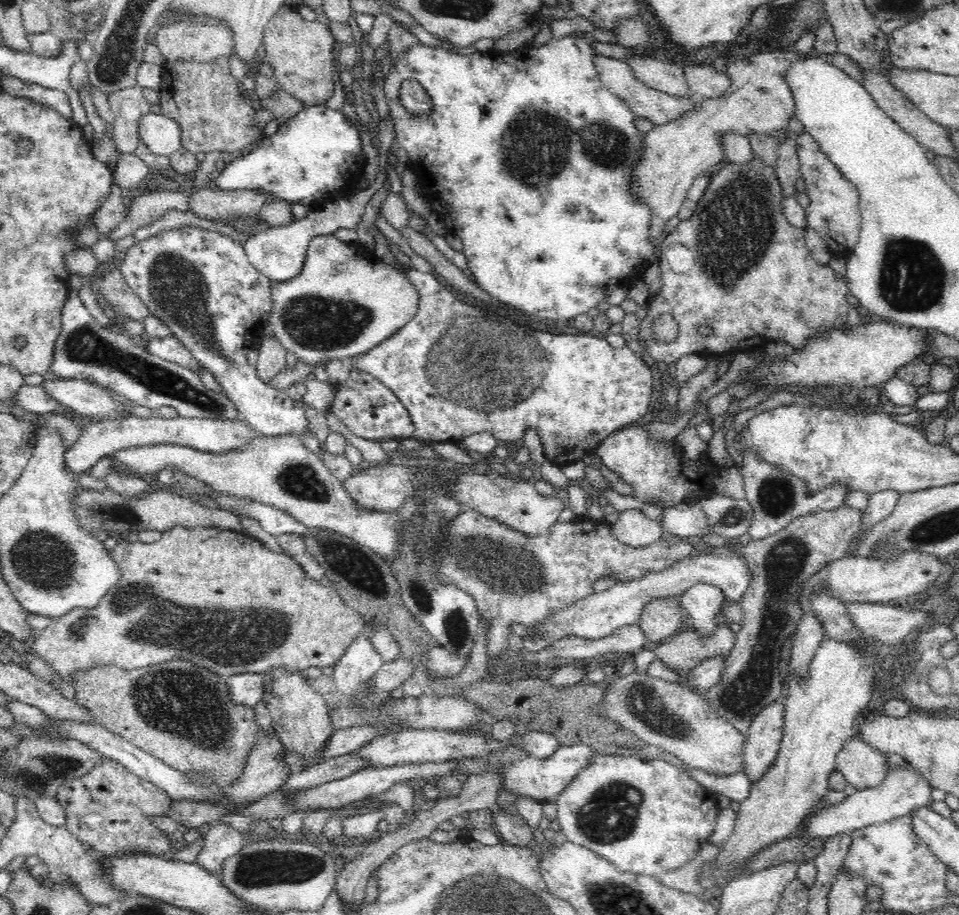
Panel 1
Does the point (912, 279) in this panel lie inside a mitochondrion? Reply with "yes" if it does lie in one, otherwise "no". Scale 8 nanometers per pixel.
yes

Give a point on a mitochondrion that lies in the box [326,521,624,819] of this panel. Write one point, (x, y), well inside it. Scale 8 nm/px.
(517, 570)

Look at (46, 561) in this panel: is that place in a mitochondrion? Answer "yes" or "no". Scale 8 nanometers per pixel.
yes

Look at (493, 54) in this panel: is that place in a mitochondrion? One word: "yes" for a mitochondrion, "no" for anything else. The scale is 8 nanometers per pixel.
no

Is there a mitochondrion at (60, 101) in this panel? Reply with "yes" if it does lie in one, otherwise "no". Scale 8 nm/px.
no

